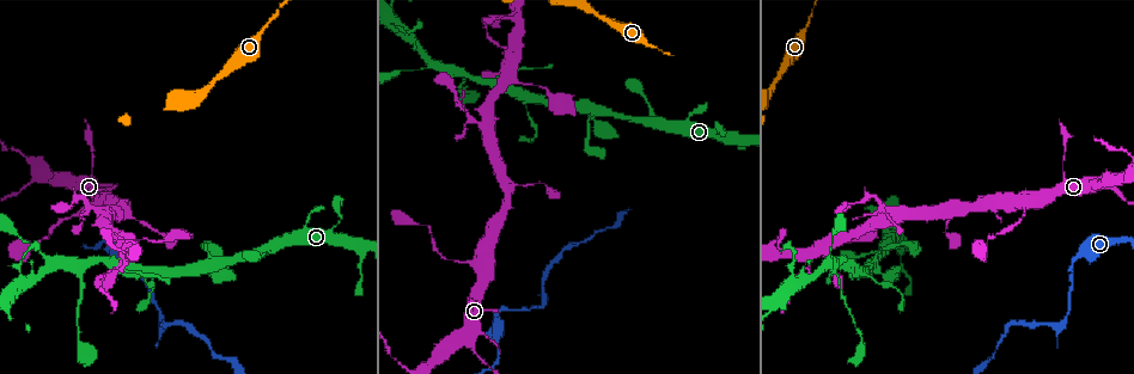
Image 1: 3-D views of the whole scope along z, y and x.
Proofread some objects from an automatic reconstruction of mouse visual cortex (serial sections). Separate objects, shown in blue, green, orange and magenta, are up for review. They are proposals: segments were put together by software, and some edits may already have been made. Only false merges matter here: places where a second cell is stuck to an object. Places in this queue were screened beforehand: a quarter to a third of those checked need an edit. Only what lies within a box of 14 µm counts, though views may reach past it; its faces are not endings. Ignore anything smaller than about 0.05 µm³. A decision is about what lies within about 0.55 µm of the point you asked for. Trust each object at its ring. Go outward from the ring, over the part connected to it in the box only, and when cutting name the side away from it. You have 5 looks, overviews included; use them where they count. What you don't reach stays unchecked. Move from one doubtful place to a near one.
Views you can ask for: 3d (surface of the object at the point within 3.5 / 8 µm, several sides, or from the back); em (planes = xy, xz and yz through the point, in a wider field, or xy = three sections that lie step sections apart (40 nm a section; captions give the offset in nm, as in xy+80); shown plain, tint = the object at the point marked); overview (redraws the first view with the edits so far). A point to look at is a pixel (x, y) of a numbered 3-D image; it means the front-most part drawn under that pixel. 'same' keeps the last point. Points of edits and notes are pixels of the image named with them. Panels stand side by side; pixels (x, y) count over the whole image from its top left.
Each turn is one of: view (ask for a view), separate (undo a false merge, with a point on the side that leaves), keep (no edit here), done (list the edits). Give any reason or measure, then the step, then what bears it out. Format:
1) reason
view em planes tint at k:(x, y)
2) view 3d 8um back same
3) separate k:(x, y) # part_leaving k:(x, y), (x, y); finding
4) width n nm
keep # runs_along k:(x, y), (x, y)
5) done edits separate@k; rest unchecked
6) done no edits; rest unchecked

sharp bend
view 3d 8um at 1:(1058, 327)

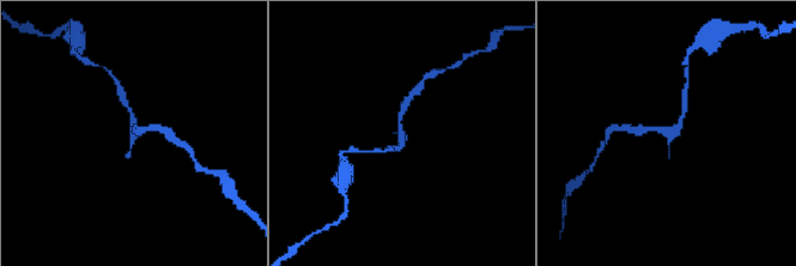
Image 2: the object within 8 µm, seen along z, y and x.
zoom in
view 3d 3.5um at 2:(129, 133)

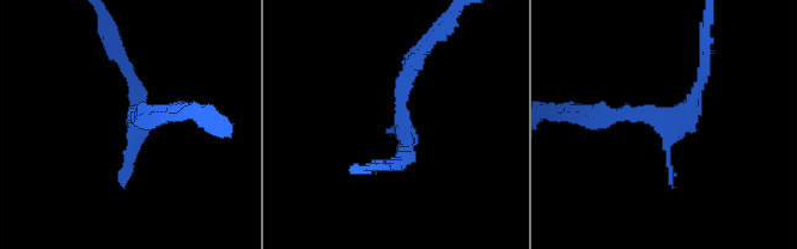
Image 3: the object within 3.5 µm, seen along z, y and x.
view em xy step 2 tint at 3:(677, 123)

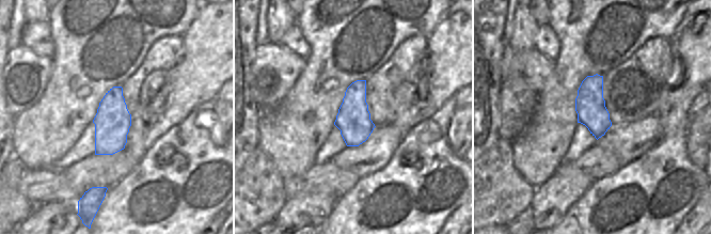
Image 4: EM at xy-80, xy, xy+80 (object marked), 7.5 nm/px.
width 260 nm
keep # runs_along 3:(706, 56), (676, 123), (600, 116); continuous, no second cell

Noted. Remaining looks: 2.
a narrow waist
view em xy step 2 tint at 1:(841, 291)

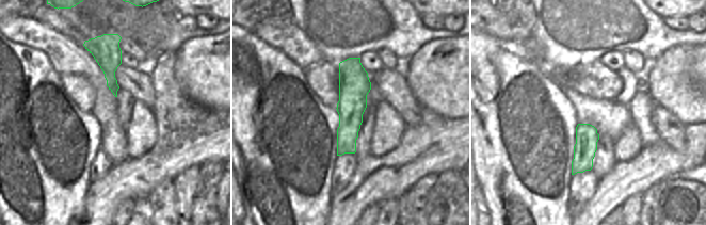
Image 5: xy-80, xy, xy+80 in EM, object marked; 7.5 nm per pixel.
see where the arms go
view 3d 3.5um same

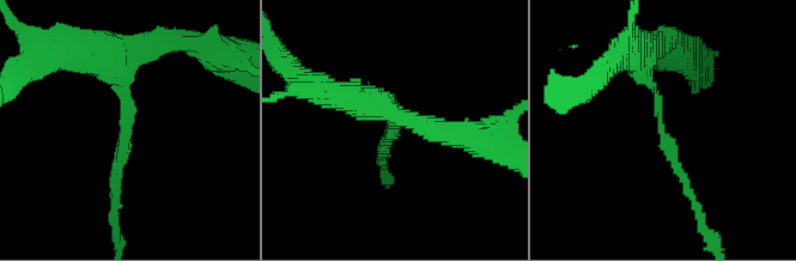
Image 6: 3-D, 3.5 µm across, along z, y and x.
arm_widths 150, 300 nm
keep # runs_along 6:(646, 48), (643, 70), (686, 192); one cell here

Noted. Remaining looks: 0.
done no edits; rest unchecked

